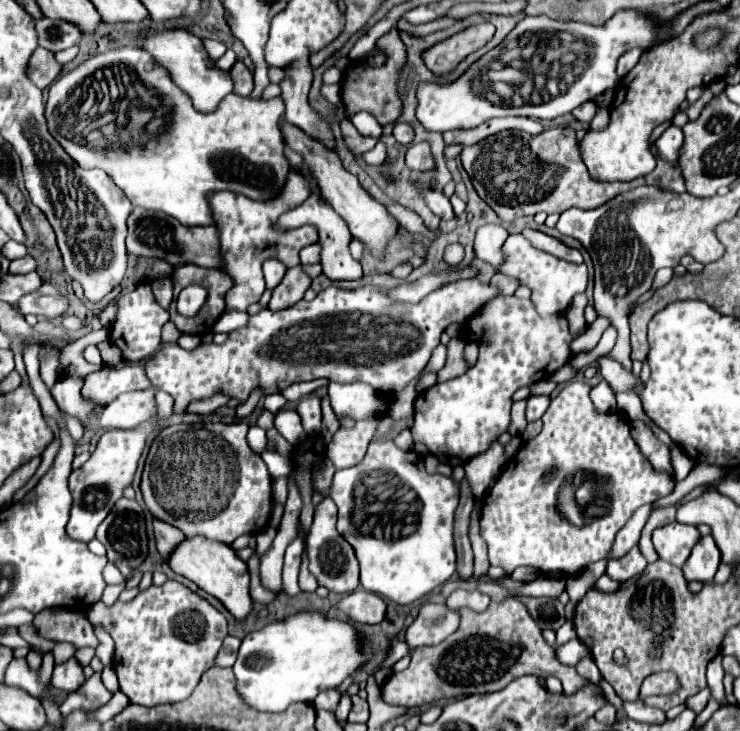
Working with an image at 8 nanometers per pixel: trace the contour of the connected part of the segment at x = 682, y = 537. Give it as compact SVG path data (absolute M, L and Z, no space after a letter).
M672 522L652 532L652 542L658 556L674 566L682 566L690 556L690 550L700 540L700 530L690 524Z

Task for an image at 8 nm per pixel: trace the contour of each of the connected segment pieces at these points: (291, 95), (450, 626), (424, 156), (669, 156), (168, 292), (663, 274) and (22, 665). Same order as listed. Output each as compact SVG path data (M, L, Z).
M302 56L302 60L294 60L290 68L284 68L284 80L280 82L282 98L286 104L284 120L304 130L308 136L320 140L324 146L332 148L332 132L324 120L308 106L308 90L312 84L312 66L308 62L308 56Z
M426 602L420 608L418 618L406 630L406 644L410 648L440 644L442 640L446 640L446 636L458 630L458 624L460 624L458 612L446 608L446 604L442 602L436 604Z
M420 142L420 144L412 144L406 152L406 164L412 170L420 170L420 172L430 172L436 168L434 156L430 152L430 144L428 142Z
M672 124L672 126L654 142L654 146L658 148L658 154L660 154L662 160L676 162L676 160L678 160L678 150L680 150L682 142L684 142L682 130Z
M158 278L158 280L150 282L150 286L152 286L152 292L156 296L156 302L162 308L168 310L170 302L172 302L172 282L170 282L170 278Z
M671 268L659 269L654 277L652 284L653 290L656 290L664 285L666 285L674 276L674 271Z
M14 658L10 662L6 676L4 676L4 682L8 686L18 686L18 688L26 690L30 696L36 696L36 698L42 698L46 694L46 690L38 682L38 672L30 670L24 658Z

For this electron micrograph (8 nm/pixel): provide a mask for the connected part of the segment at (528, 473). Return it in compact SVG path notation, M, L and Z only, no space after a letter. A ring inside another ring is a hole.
M586 382L564 386L542 416L542 432L522 444L486 494L480 528L482 538L488 542L492 566L500 566L506 572L514 572L518 566L532 566L544 574L576 574L608 556L616 532L636 508L652 504L674 490L670 474L654 470L638 452L638 444L630 436L628 418L598 414L588 392L590 384ZM576 472L584 474L584 482L574 494L582 526L564 518L558 504L564 478Z

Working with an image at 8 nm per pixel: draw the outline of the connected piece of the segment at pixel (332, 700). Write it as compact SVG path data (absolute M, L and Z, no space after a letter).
M328 690L326 694L322 692L320 696L318 696L318 700L314 700L314 706L320 710L320 708L324 708L324 710L336 710L336 706L338 706L338 700L340 700L340 692L336 690L336 692L332 692L332 690Z

